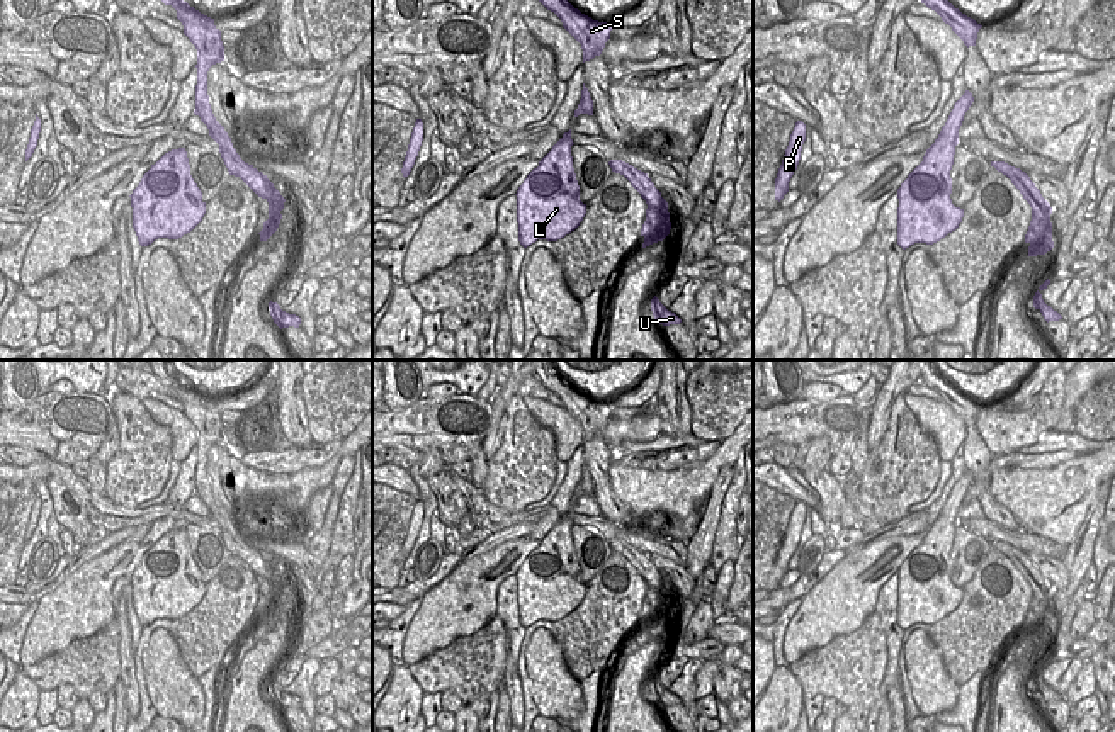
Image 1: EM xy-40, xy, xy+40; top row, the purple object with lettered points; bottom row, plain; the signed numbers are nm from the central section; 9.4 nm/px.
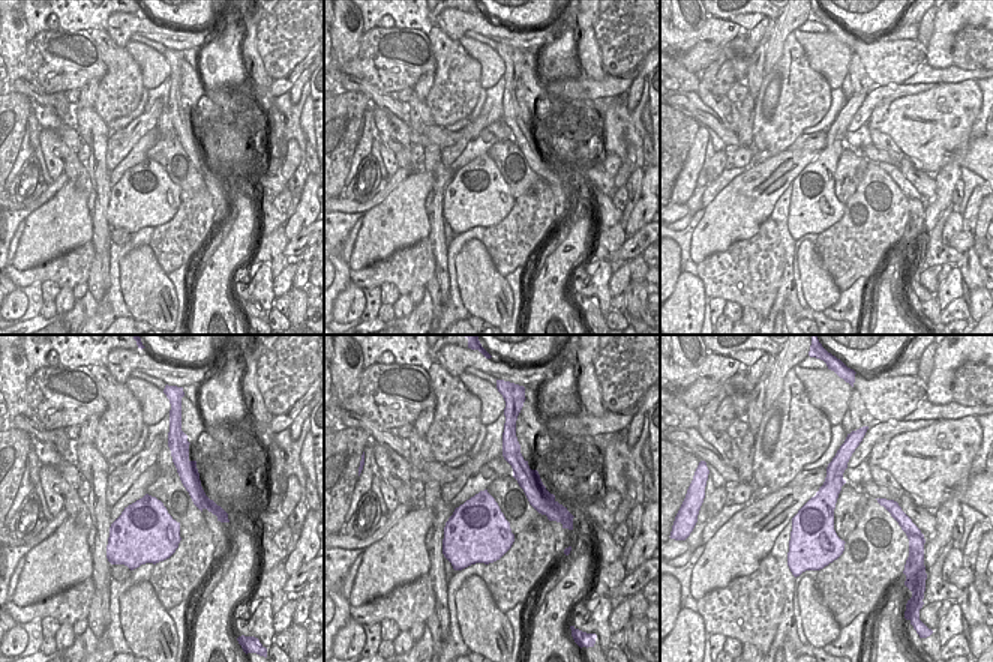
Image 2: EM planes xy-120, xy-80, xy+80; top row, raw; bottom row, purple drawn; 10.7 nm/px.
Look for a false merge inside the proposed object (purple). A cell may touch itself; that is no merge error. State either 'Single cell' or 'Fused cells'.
Fused cells.

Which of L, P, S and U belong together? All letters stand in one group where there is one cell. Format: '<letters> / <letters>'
L P / S U

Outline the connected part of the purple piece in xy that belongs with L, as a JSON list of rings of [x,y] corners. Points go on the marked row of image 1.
[[[561,138],[539,161],[517,190],[518,241],[524,248],[537,239],[558,241],[574,231],[586,214],[586,204],[580,200],[580,185],[573,168],[573,139]]]

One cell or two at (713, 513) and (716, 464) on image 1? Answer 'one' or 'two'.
two

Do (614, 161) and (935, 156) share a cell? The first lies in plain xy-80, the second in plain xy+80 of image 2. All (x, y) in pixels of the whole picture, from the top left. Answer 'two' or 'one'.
two

